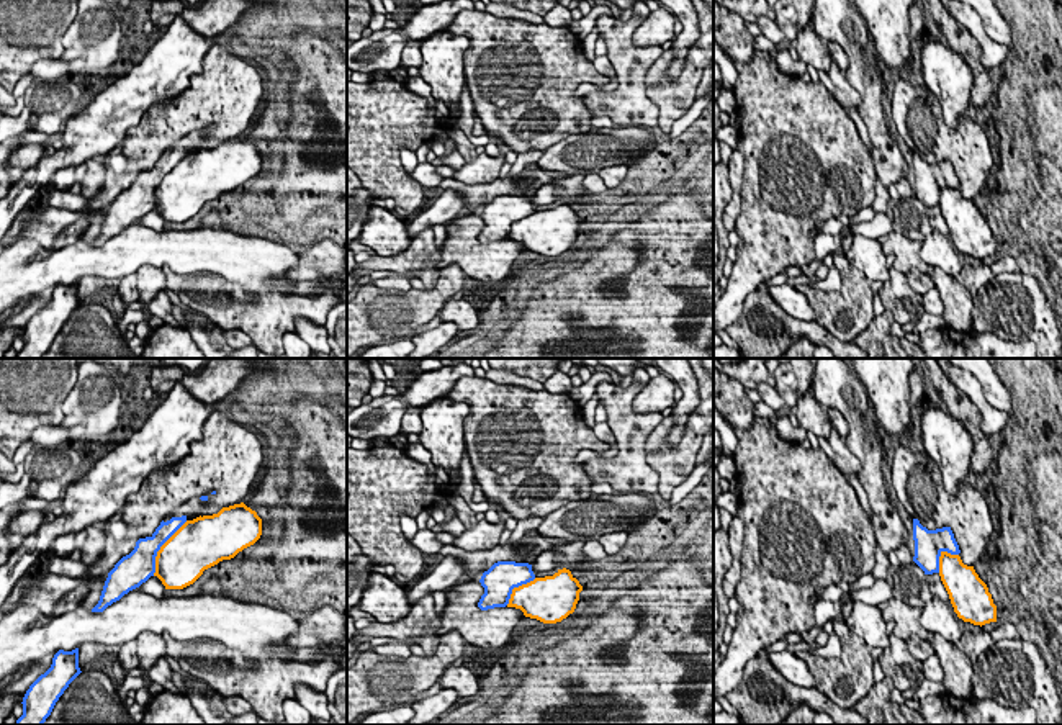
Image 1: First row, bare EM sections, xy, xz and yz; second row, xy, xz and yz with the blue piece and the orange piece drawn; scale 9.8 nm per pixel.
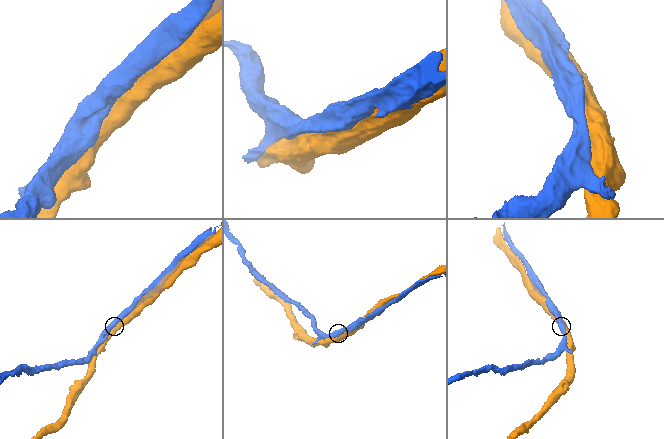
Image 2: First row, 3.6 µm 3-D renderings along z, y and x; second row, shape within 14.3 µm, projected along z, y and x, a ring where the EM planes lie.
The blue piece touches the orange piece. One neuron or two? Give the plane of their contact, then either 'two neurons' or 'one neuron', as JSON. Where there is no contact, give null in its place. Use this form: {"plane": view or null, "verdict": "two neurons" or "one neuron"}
{"plane": "xy", "verdict": "two neurons"}

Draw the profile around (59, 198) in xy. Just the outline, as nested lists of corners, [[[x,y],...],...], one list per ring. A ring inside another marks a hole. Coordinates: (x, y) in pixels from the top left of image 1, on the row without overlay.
[[[54,190],[47,196],[47,205],[67,211],[82,211],[88,206],[88,198],[82,193],[72,193],[70,190]]]

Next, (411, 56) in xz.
[[[411,39],[406,43],[401,56],[401,65],[406,67],[421,67],[422,65],[422,46],[424,39]]]

